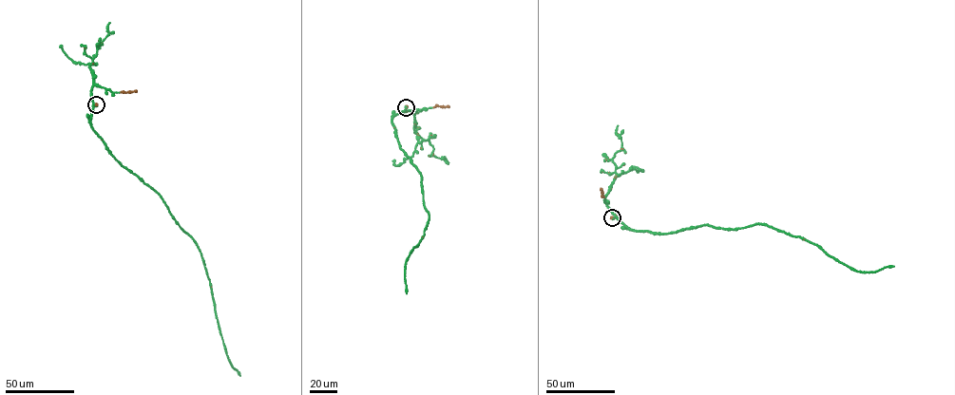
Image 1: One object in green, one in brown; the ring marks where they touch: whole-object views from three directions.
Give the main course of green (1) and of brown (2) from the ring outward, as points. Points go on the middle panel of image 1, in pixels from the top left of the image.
1: (406, 107), (392, 117), (391, 123), (399, 148), (420, 173), (429, 218), (423, 237), (406, 262), (406, 293)
2: (406, 107), (396, 135), (405, 153), (415, 166), (423, 192), (423, 237)

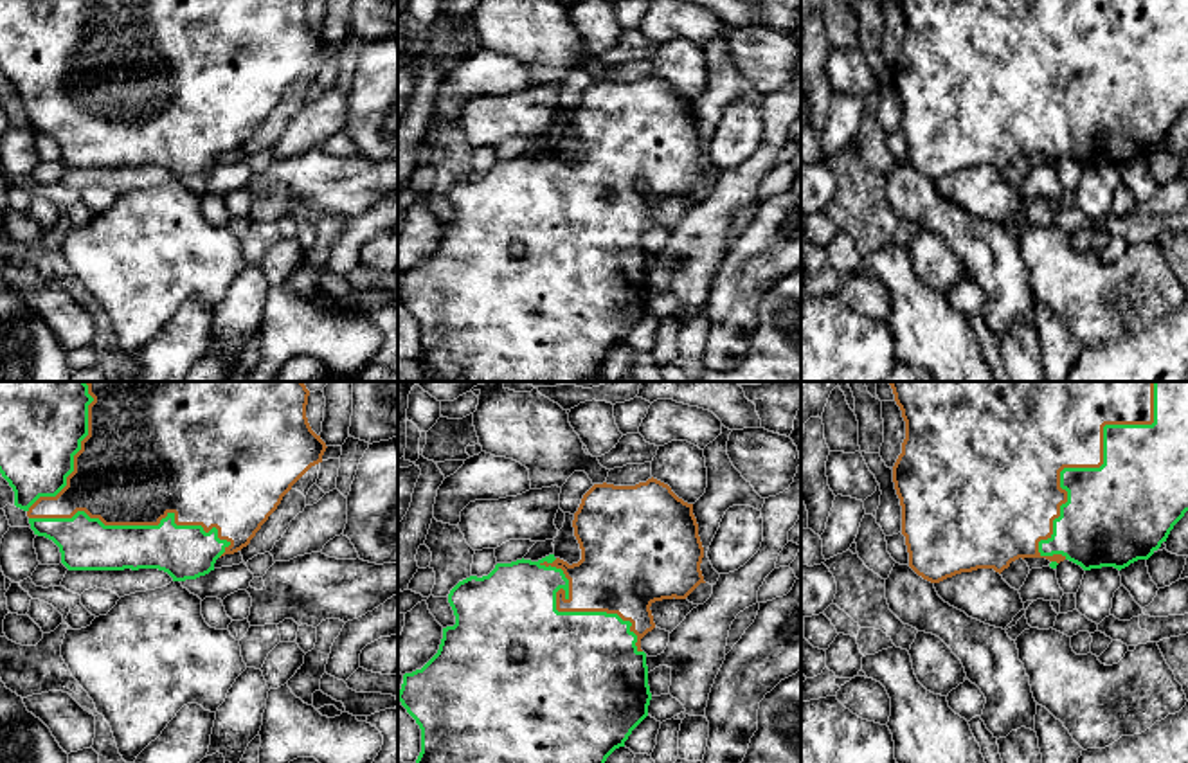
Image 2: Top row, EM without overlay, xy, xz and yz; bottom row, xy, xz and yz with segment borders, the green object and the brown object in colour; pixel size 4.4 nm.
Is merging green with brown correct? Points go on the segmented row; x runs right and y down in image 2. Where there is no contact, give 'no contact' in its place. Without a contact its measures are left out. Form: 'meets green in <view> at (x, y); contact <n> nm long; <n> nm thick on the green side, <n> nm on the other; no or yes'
meets green in yz at (1100, 466); contact 950 nm long; 460 nm thick on the green side, 360 nm on the other; yes

